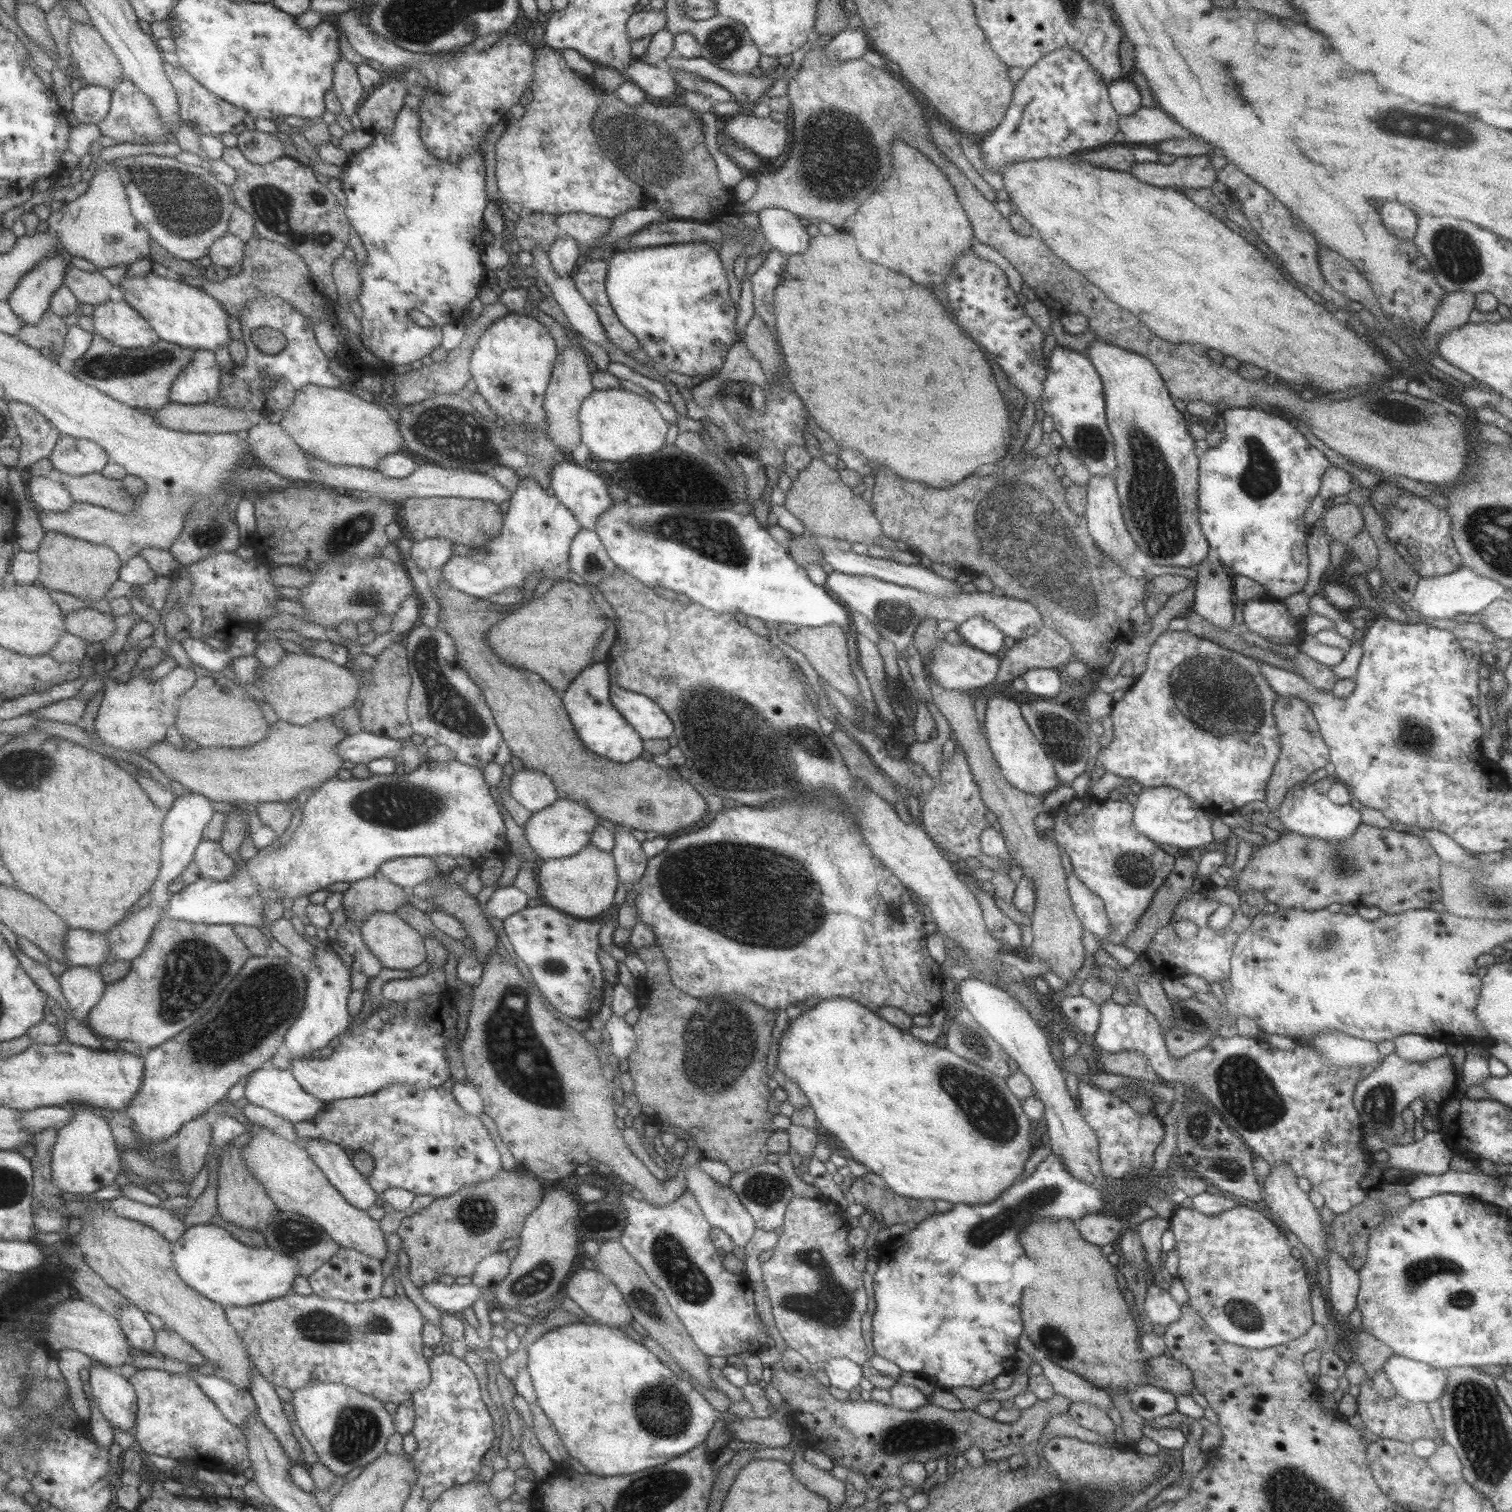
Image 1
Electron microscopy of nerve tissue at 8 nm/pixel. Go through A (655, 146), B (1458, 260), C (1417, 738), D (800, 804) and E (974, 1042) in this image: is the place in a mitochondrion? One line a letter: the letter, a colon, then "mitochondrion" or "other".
A: mitochondrion
B: mitochondrion
C: mitochondrion
D: mitochondrion
E: mitochondrion

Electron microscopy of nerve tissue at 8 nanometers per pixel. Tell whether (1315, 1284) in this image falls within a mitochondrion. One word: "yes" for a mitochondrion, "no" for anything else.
no

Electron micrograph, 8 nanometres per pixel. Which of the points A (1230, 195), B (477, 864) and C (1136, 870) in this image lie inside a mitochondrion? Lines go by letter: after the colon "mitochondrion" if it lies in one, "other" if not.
A: other
B: other
C: mitochondrion

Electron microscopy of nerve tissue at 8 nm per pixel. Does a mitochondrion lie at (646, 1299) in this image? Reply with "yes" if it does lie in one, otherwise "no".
yes

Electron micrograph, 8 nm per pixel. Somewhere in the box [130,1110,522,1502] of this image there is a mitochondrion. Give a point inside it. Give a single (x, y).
(320, 1325)

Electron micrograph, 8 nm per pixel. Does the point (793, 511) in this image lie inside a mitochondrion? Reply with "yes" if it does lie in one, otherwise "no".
no

